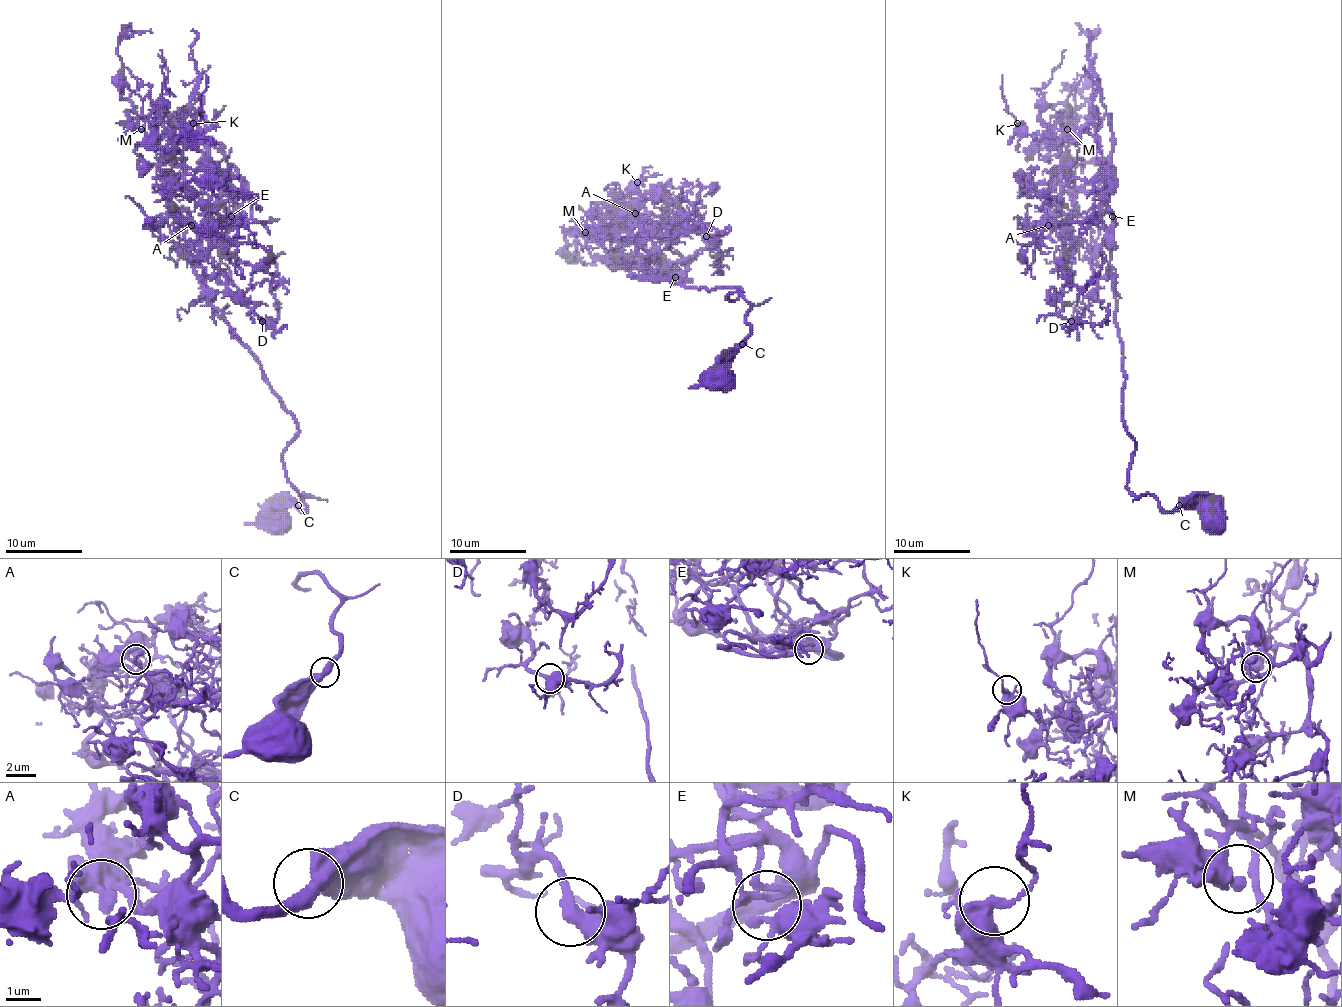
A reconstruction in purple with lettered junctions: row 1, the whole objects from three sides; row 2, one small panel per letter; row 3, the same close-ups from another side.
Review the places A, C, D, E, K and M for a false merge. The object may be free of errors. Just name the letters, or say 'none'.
none

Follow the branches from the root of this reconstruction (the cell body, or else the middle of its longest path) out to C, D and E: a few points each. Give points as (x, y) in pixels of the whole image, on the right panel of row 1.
C: (1210, 519), (1190, 505), (1179, 505)
D: (1210, 519), (1127, 486), (1135, 440), (1106, 209), (1064, 248), (1058, 300), (1071, 321)
E: (1210, 519), (1190, 505), (1165, 511), (1152, 496), (1135, 496), (1127, 486), (1135, 440), (1123, 419), (1112, 215)

